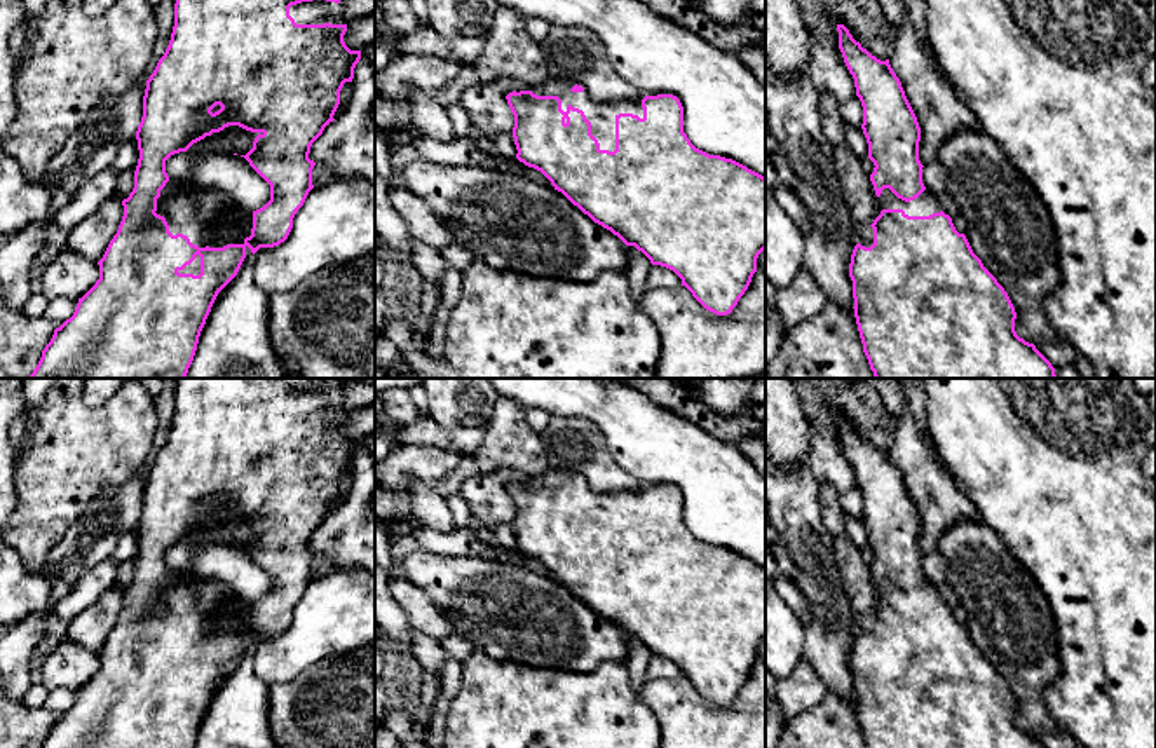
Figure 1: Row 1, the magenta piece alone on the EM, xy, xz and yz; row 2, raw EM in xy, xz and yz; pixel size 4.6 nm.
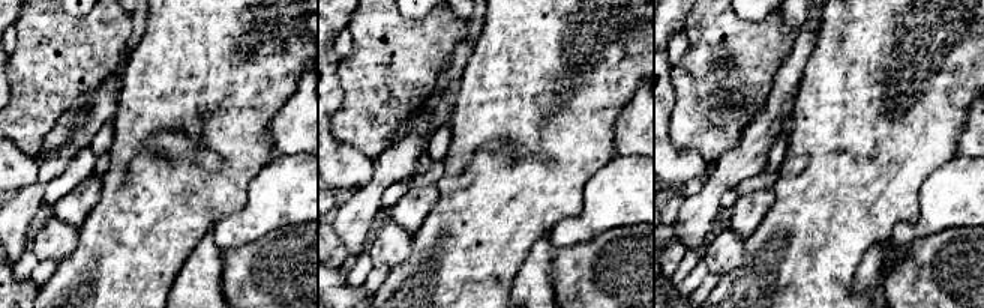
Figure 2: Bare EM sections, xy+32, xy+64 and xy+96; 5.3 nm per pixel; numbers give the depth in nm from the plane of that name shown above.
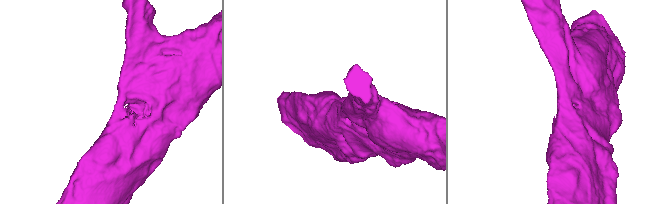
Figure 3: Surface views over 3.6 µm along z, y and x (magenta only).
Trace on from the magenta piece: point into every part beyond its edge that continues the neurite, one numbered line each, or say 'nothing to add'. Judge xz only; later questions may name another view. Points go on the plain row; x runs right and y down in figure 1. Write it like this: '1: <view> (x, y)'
1: xz (602, 506)

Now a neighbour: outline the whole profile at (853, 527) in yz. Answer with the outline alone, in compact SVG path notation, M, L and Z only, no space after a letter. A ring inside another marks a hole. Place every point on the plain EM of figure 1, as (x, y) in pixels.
M844 514L844 532L861 551L868 547L868 534L863 525L863 520Z

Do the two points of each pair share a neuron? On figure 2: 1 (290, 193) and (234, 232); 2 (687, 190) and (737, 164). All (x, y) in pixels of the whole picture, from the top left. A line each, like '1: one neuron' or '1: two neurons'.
1: one neuron
2: two neurons

